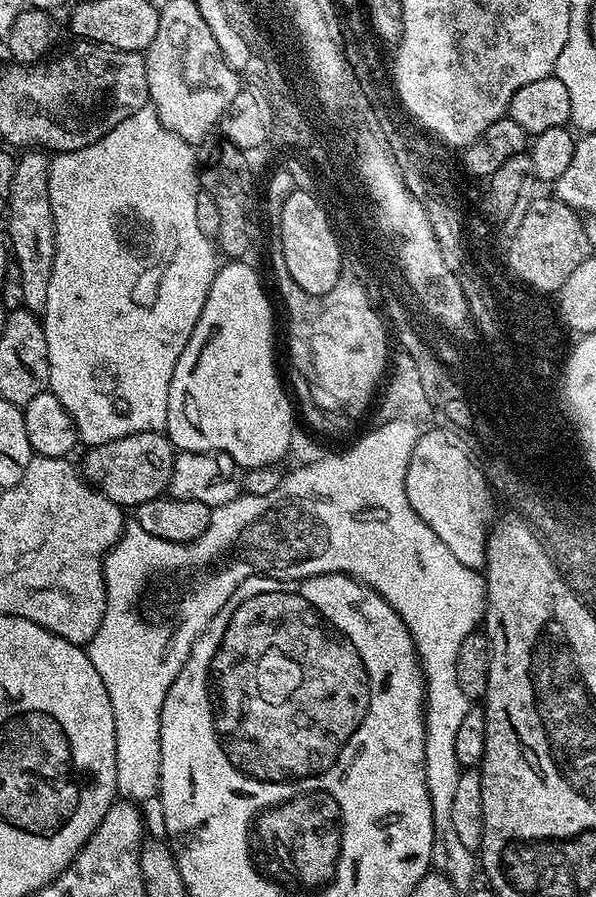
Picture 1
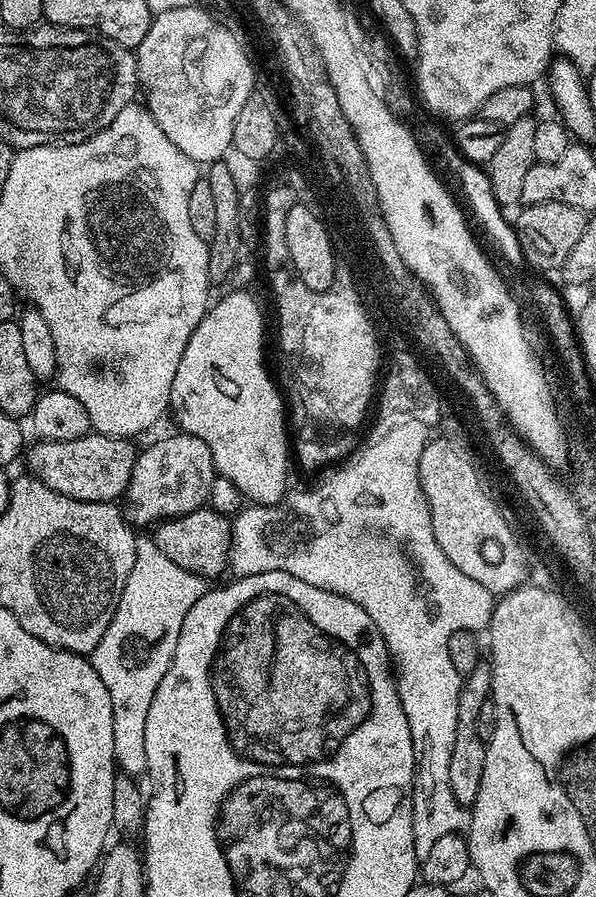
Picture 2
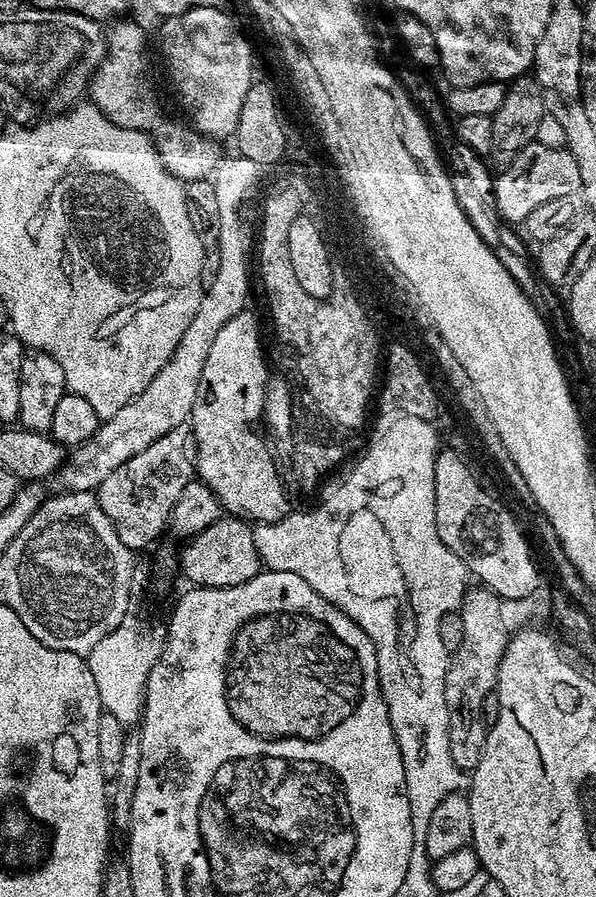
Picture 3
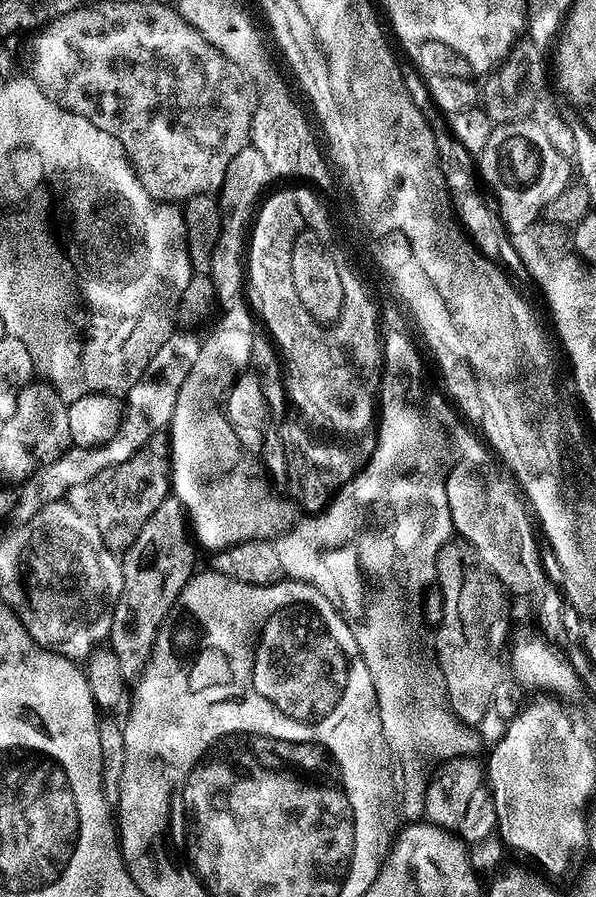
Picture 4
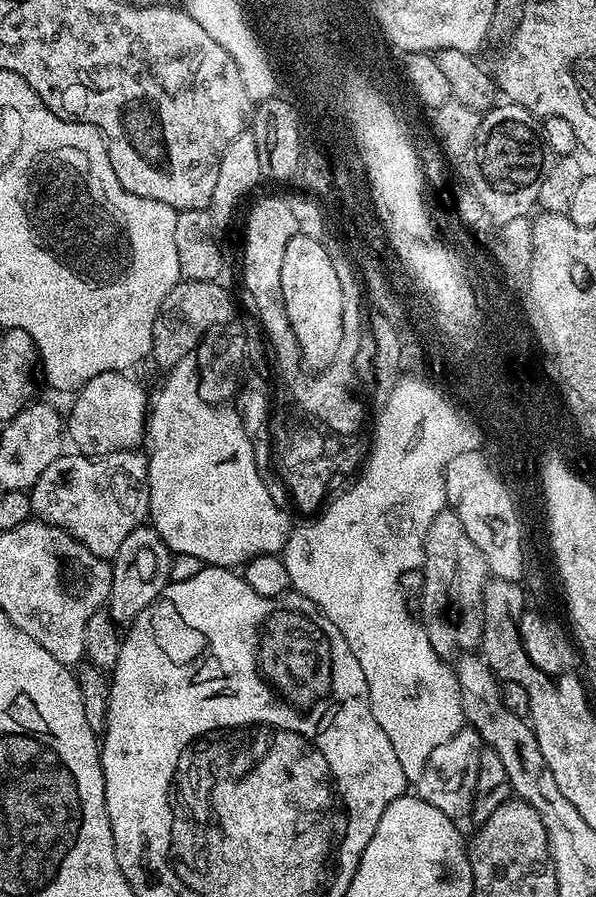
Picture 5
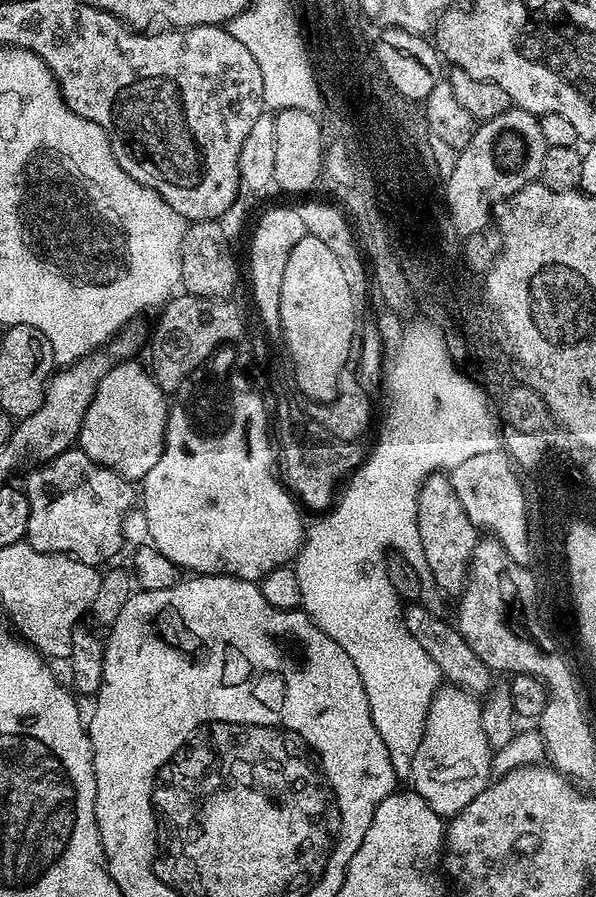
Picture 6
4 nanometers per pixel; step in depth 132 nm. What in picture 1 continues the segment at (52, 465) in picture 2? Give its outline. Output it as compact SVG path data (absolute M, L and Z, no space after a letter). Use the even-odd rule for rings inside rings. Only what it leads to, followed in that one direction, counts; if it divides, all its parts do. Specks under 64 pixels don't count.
M139 431L126 438L93 445L86 451L83 462L80 462L81 475L97 491L125 510L152 501L167 491L176 450L161 431Z

